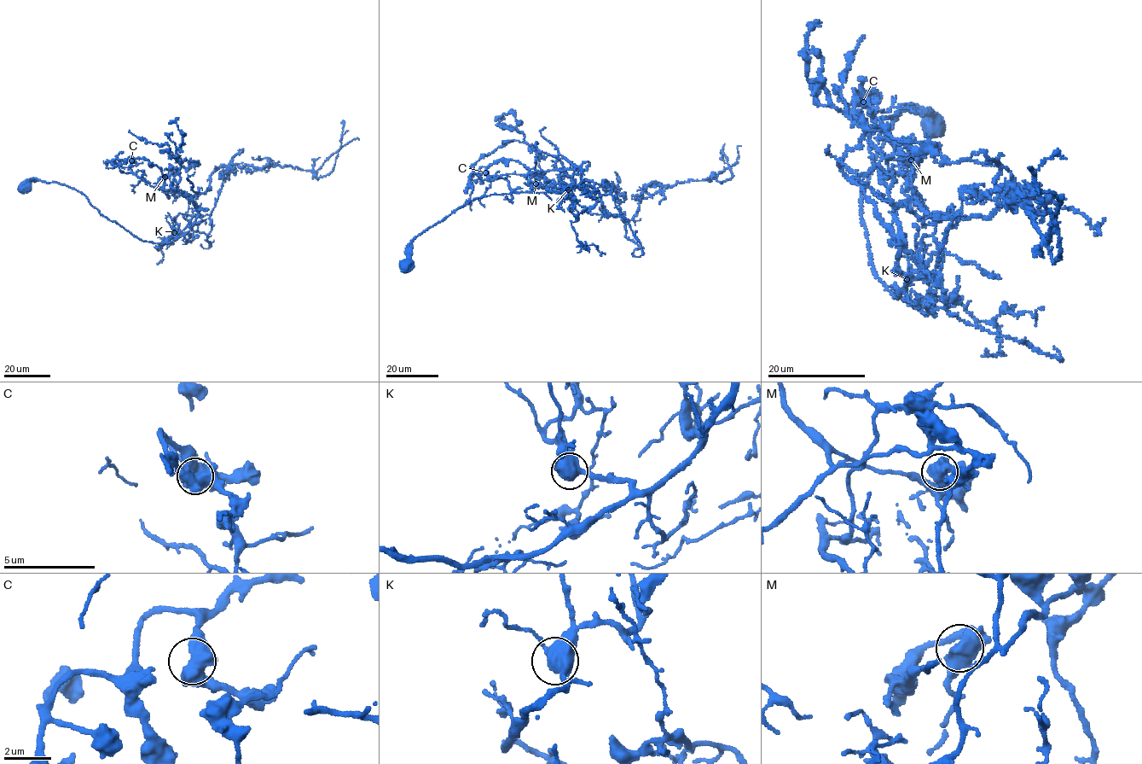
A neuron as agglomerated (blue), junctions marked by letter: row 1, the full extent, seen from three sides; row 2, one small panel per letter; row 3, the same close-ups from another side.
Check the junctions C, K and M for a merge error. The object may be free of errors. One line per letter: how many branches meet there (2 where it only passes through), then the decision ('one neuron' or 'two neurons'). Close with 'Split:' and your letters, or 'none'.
C: branches 3; one neuron
K: branches 3; one neuron
M: branches 3; one neuron
Split: none

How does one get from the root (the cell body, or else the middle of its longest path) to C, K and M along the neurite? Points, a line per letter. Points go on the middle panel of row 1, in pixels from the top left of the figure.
C: (406, 265), (414, 238), (474, 199), (563, 192), (580, 183), (583, 170), (493, 180), (495, 175), (485, 172)
K: (406, 265), (414, 238), (474, 199), (491, 194), (563, 192), (576, 185), (567, 189)
M: (406, 265), (414, 238), (474, 199), (563, 192), (583, 170), (539, 152), (529, 172), (536, 183)

